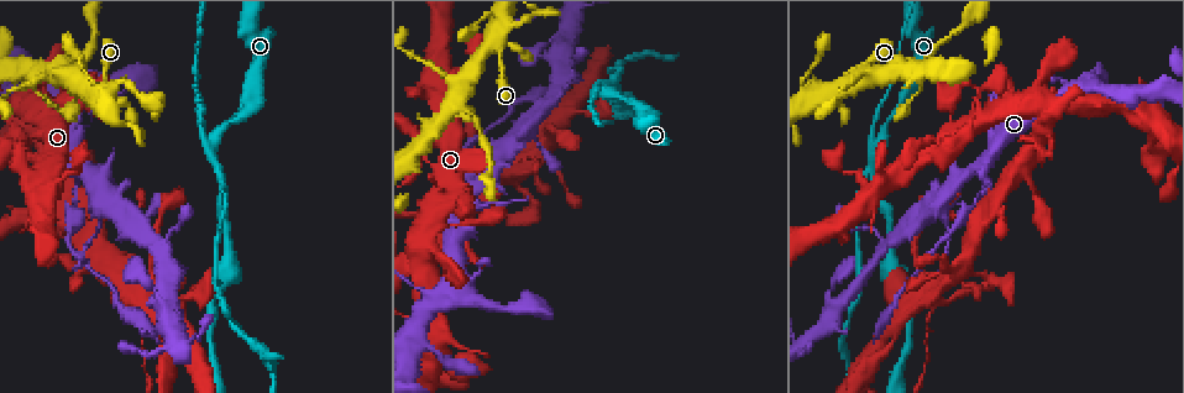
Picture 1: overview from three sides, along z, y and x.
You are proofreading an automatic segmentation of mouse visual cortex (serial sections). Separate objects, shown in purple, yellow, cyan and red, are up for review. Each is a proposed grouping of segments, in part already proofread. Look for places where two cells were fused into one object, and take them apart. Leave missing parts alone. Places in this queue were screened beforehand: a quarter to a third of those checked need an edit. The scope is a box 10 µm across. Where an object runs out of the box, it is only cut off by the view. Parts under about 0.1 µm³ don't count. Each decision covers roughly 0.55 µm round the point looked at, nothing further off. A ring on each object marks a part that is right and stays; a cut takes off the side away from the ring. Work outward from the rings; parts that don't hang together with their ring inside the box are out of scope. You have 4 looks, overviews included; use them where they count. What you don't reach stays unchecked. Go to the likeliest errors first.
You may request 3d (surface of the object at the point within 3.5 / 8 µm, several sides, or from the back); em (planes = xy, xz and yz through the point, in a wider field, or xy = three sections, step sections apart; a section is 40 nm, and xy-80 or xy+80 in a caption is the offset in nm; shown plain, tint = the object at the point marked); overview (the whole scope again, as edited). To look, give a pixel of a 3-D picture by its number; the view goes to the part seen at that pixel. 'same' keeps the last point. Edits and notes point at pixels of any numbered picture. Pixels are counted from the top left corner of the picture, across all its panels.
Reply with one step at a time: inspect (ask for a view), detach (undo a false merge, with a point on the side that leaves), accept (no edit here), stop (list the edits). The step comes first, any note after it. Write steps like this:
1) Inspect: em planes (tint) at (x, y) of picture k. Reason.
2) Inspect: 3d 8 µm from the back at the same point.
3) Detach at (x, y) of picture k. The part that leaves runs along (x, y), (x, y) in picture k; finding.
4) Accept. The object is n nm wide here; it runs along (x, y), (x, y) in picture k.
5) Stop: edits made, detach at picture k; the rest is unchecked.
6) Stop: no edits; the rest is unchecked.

Inspect: 3d 3.5 µm at (614, 85) of picture 1. Sharp bend.

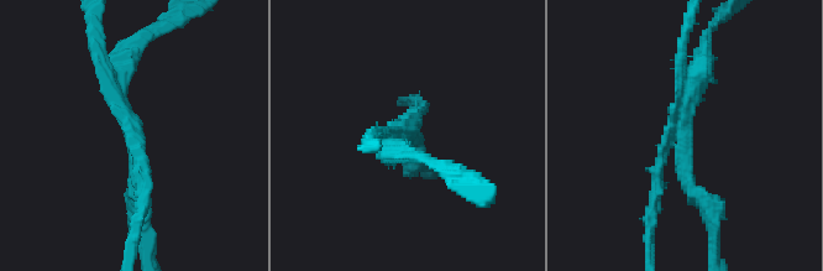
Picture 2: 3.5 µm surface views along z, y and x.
Inspect: em xy step 2 (tint) at (679, 123) of picture 2. 3 arms meet here; the arms are 150, 200, 250 nm wide.

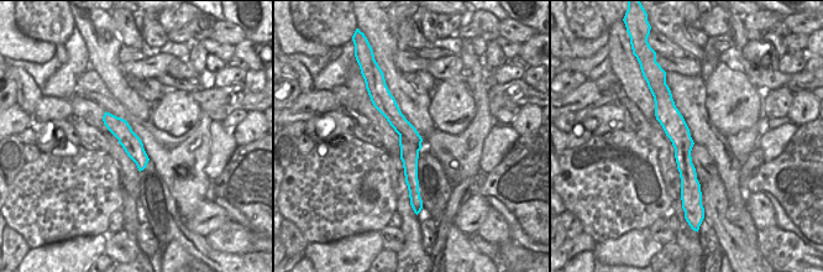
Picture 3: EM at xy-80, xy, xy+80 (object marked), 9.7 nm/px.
Detach at (655, 183) of picture 2. The object is 220 nm wide here; the part that leaves runs along (675, 129), (660, 160), (646, 243) in picture 2; two cells meet here.

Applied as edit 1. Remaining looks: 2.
Inspect: 3d 3.5 µm at (891, 69) of picture 1. Calibre changes.

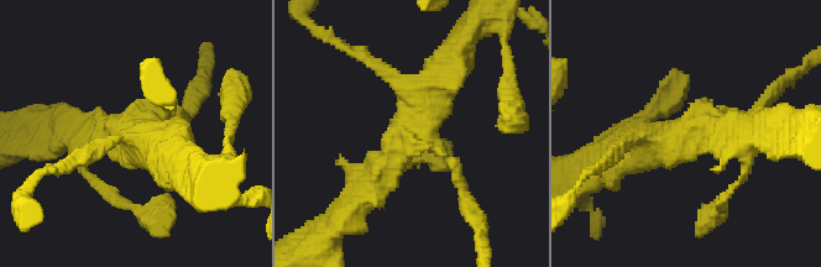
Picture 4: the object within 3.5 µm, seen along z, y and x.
Accept. 4 arms meet here; it runs along (442, 66), (419, 132), (366, 193) in picture 4; continuous, no second cell.

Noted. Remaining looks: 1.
Stop: edits made, detach at picture 2; the rest is unchecked.

